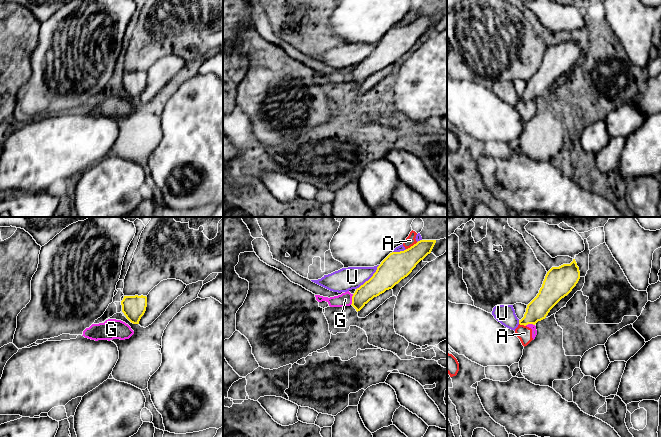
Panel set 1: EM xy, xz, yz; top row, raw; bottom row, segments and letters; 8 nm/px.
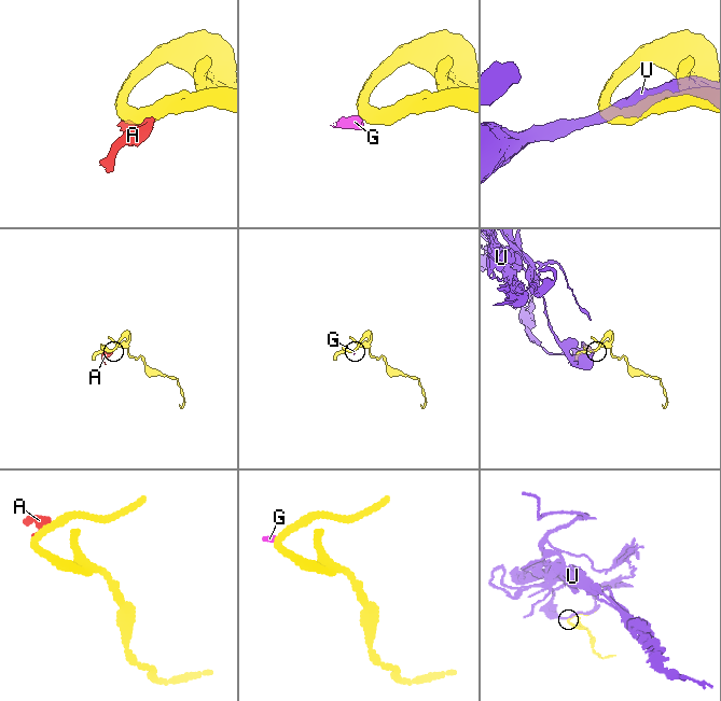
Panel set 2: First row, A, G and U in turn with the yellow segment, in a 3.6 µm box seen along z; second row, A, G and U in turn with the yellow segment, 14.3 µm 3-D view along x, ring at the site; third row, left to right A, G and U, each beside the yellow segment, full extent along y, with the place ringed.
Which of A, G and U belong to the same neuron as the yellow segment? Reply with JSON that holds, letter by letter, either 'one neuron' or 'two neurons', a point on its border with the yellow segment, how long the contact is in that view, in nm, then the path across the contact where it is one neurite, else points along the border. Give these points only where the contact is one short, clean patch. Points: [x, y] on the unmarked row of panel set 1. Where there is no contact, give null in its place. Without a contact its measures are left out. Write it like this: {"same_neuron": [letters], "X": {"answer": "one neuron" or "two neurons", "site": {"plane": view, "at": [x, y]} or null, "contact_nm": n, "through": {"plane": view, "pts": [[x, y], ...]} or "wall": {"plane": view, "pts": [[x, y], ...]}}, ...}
{"same_neuron": ["U"], "A": {"answer": "two neurons", "site": {"plane": "xz", "at": [411, 22]}, "contact_nm": 110}, "G": {"answer": "two neurons", "site": {"plane": "xz", "at": [352, 75]}, "contact_nm": 90, "wall": {"plane": "xz", "pts": [[353, 70], [350, 80]]}}, "U": {"answer": "one neuron", "site": {"plane": "xz", "at": [370, 54]}, "contact_nm": 280}}

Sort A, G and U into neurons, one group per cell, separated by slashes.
A G / U

